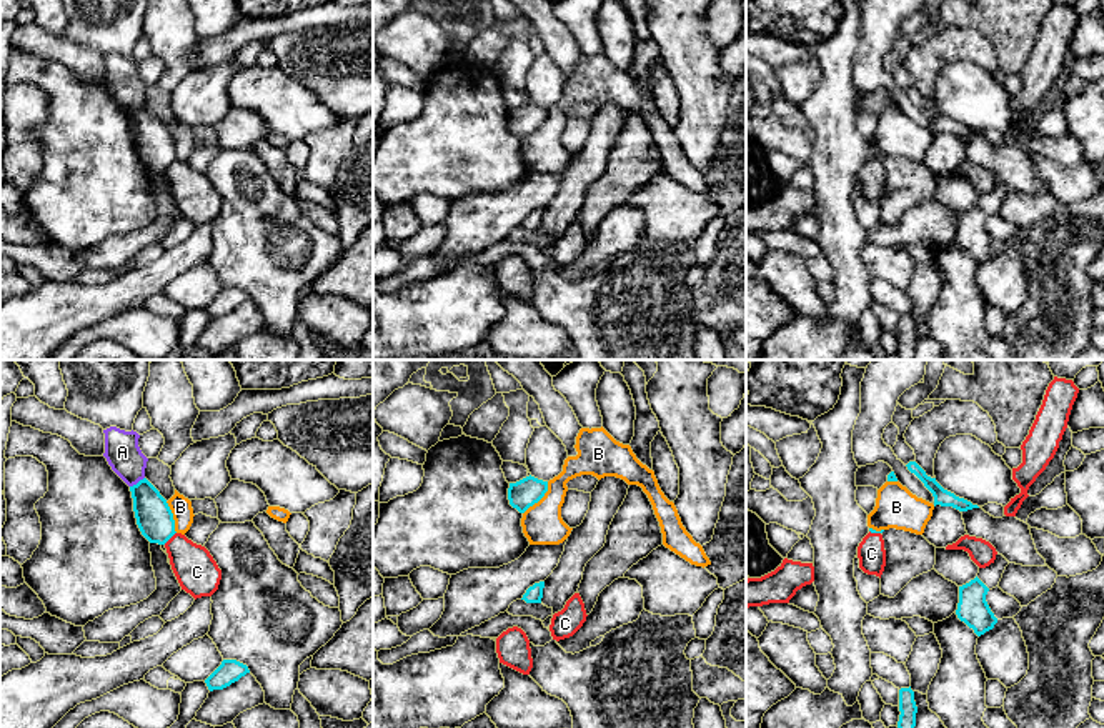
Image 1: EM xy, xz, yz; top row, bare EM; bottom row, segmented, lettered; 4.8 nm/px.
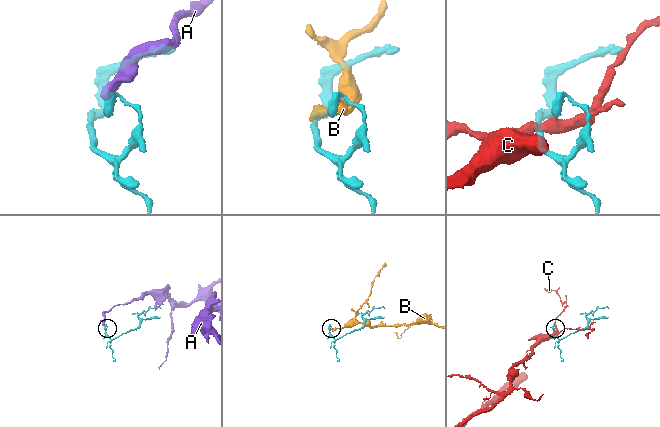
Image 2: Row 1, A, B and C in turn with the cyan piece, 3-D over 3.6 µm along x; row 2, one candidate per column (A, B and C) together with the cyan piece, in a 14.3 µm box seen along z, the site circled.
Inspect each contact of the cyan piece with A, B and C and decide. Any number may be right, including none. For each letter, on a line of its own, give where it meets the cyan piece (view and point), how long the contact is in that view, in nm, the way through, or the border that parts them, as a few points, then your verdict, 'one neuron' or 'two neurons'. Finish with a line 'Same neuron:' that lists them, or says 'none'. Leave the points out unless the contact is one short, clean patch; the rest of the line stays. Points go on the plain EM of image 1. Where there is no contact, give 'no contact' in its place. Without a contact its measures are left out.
A: xy (139, 109) | 90 nm | along xy (144, 104), (130, 114) | two neurons
B: xz (540, 125) | 200 nm | along xz (548, 109), (548, 117), (523, 140) | two neurons
C: xy (169, 165) | 90 nm | two neurons
Same neuron: none

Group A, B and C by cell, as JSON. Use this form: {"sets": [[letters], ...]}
{"sets": [["A"], ["B"], ["C"]]}

